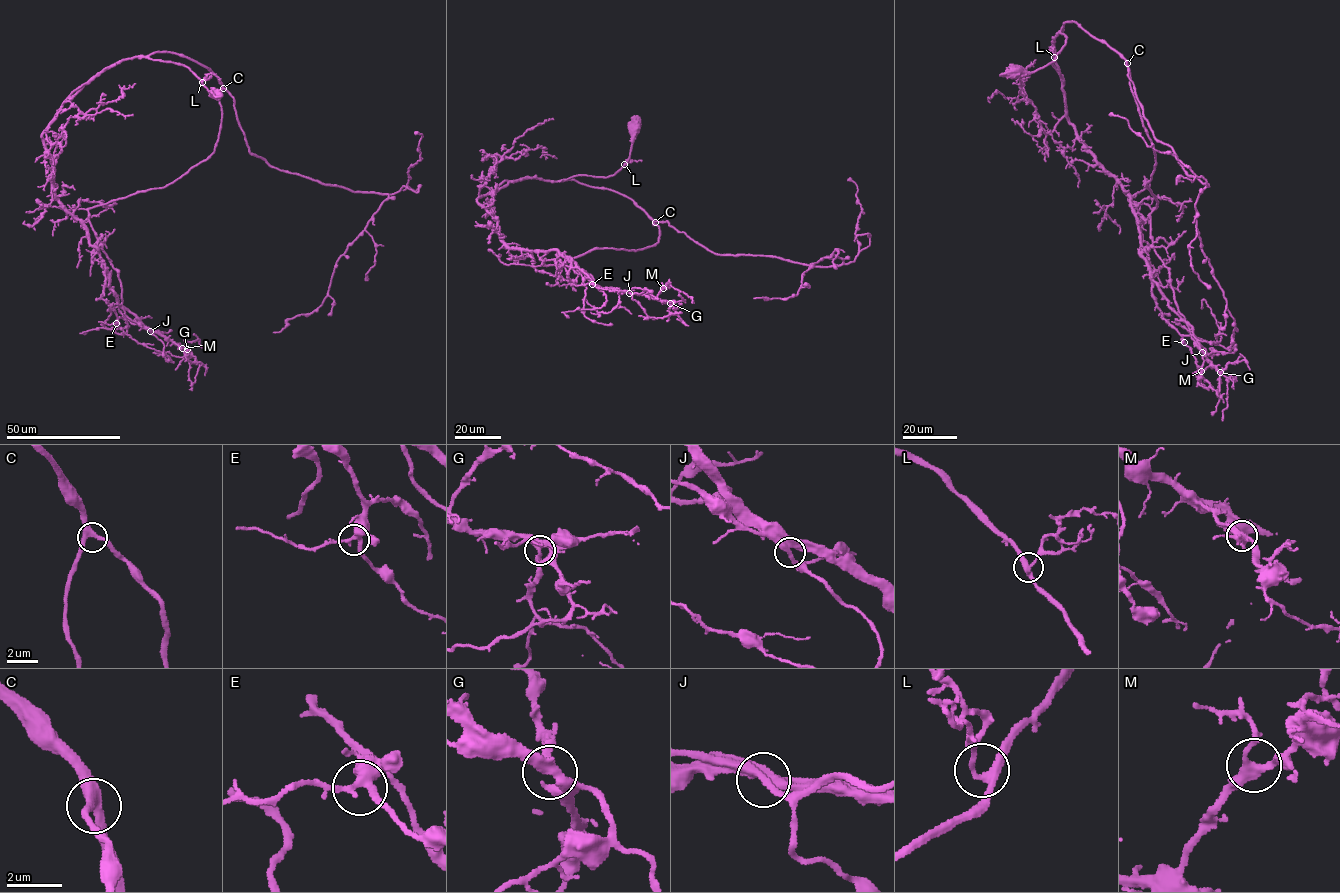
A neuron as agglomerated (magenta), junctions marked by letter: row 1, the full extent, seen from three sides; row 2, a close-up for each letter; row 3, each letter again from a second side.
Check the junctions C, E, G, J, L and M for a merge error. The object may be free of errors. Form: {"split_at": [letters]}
{"split_at": []}

